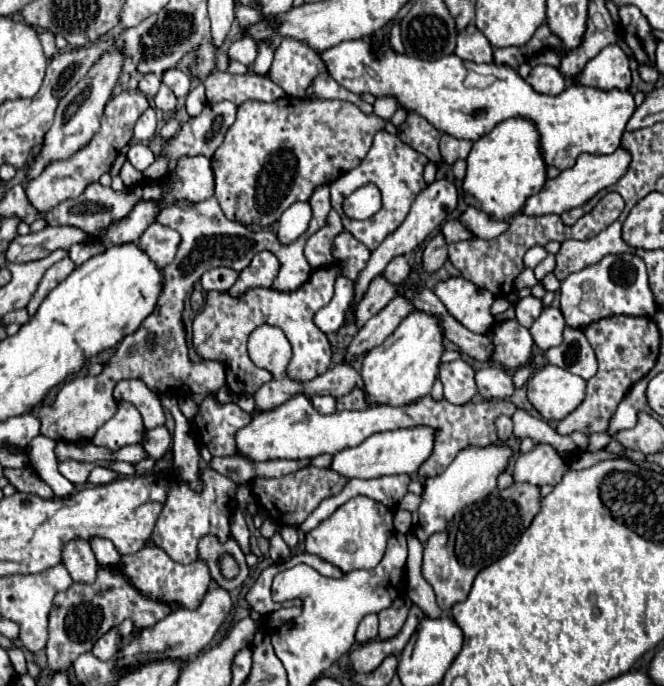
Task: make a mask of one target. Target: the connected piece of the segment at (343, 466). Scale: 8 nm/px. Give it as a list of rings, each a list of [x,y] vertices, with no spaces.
[[[402,427],[392,431],[382,431],[376,435],[370,435],[360,445],[344,449],[334,455],[332,469],[340,475],[346,475],[348,479],[370,479],[370,477],[384,477],[384,475],[400,475],[400,473],[416,473],[420,469],[420,463],[432,455],[432,447],[436,441],[436,429],[434,427]]]

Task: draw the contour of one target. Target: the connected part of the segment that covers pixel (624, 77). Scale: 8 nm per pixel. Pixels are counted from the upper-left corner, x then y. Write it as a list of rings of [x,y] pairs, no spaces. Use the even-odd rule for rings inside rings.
[[[620,45],[604,47],[594,59],[586,63],[580,75],[572,77],[574,83],[598,89],[628,89],[630,87],[630,61]]]

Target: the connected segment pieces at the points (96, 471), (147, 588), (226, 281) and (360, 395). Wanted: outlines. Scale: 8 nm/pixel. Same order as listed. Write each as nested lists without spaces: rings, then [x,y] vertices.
[[[94,467],[90,477],[88,477],[88,483],[90,485],[104,485],[104,483],[110,483],[112,479],[116,479],[116,471],[110,471],[106,467]]]
[[[144,547],[134,555],[124,555],[118,563],[118,567],[126,573],[126,577],[130,579],[130,583],[142,591],[144,595],[152,597],[152,599],[160,599],[160,601],[176,601],[186,609],[196,609],[204,597],[204,593],[208,591],[210,585],[210,573],[204,561],[194,561],[190,565],[180,565],[174,563],[162,549],[158,547]]]
[[[216,267],[202,275],[202,287],[206,291],[228,291],[236,279],[238,279],[236,271],[228,267]]]
[[[354,389],[352,393],[338,397],[336,399],[336,407],[338,407],[338,411],[344,411],[344,409],[364,409],[364,407],[370,407],[370,403],[368,403],[366,393],[362,389]]]

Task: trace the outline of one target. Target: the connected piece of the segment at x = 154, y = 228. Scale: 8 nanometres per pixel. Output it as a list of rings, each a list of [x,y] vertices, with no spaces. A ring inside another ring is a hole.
[[[152,223],[138,239],[138,245],[150,255],[152,261],[156,261],[158,267],[166,267],[176,257],[180,235],[170,227]]]

